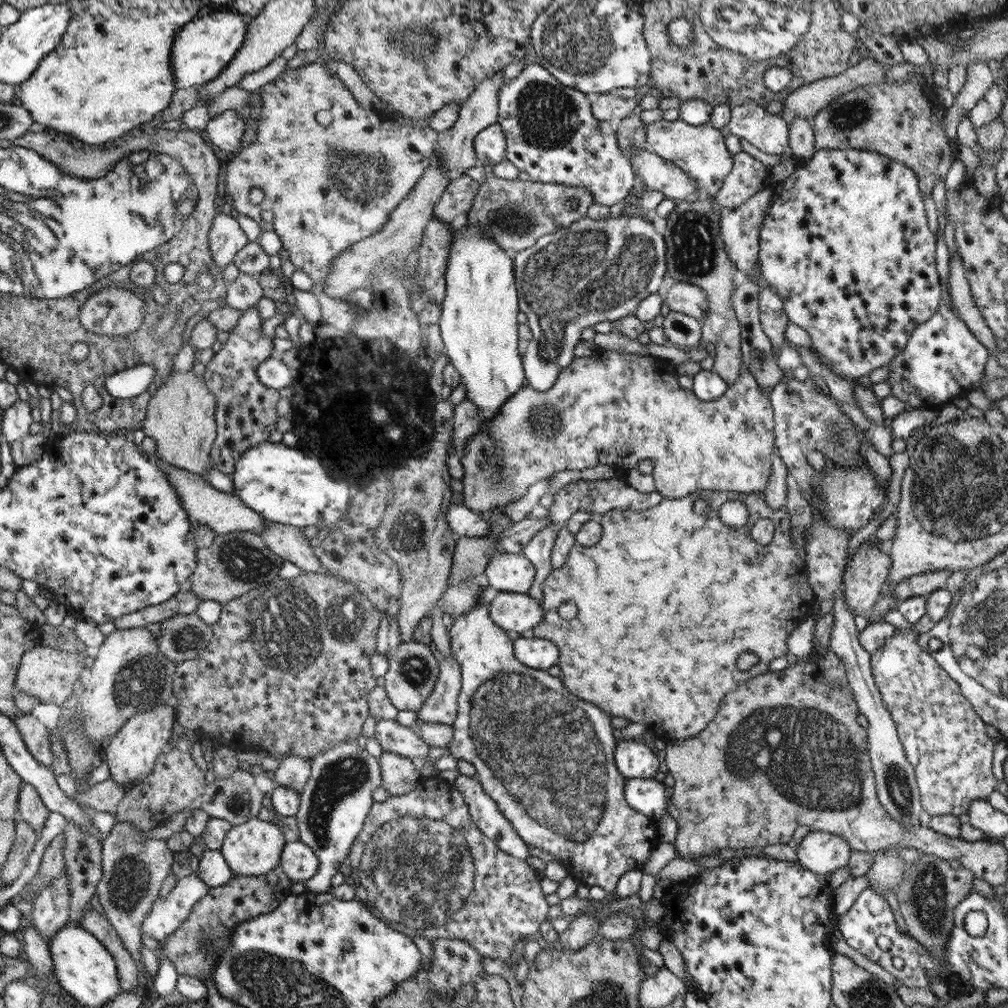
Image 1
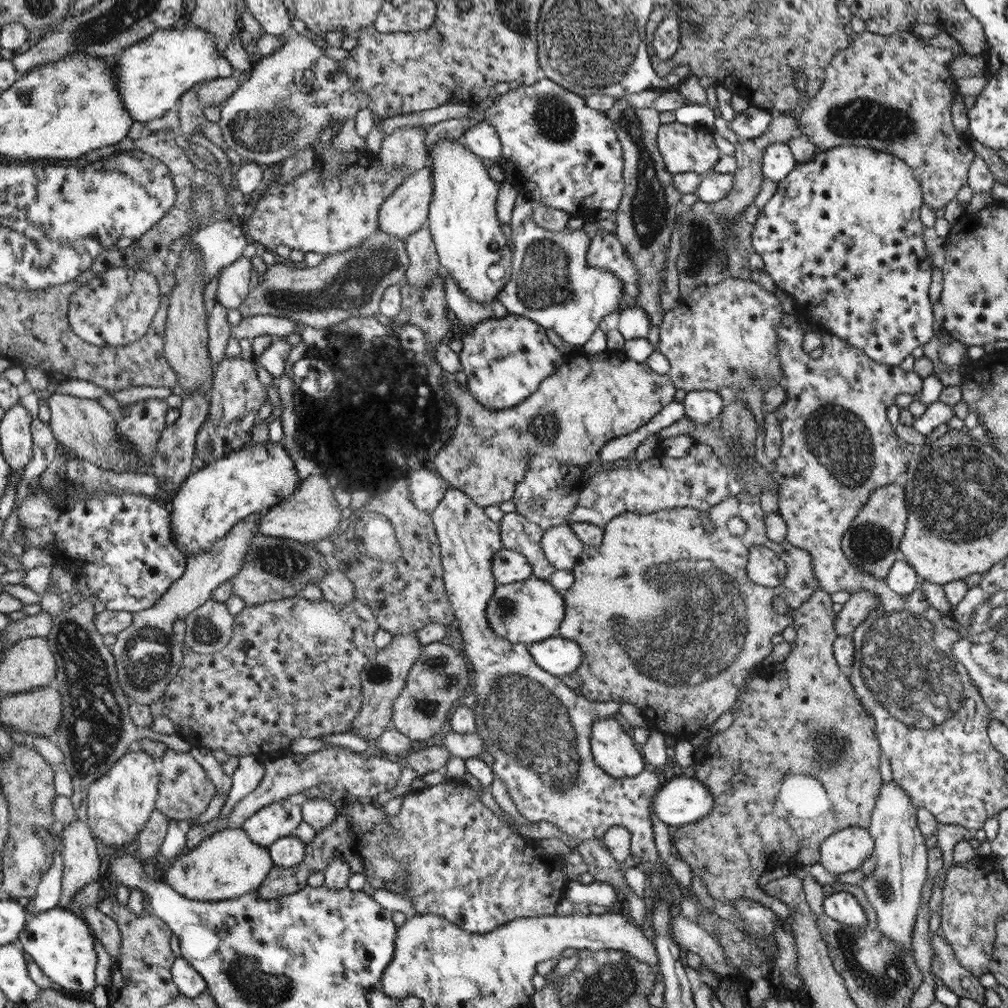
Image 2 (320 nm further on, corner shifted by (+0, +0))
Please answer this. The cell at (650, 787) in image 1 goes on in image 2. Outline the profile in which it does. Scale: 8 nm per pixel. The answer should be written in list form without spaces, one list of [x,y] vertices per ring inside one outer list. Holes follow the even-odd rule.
[[[678,776],[662,783],[652,802],[662,822],[682,826],[709,816],[715,798],[709,788],[695,778]]]

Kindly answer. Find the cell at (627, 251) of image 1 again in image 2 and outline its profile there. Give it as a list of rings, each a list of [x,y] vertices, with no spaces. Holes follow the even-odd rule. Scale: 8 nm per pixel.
[[[520,194],[516,198],[518,206],[512,214],[510,236],[514,242],[514,253],[512,255],[512,274],[507,287],[499,293],[498,303],[512,314],[528,317],[536,321],[536,324],[543,325],[545,329],[552,328],[560,338],[563,338],[569,345],[584,346],[598,329],[600,320],[613,312],[620,312],[619,302],[624,296],[623,282],[613,272],[601,266],[591,266],[588,261],[588,250],[592,238],[583,231],[582,224],[577,221],[564,230],[549,231],[542,228],[530,216],[530,203],[526,202],[528,196]]]

